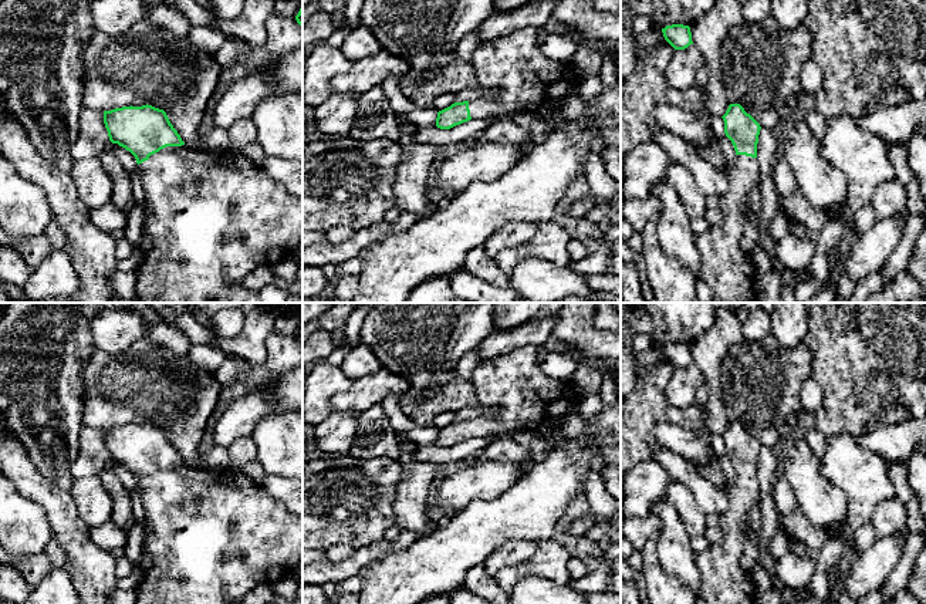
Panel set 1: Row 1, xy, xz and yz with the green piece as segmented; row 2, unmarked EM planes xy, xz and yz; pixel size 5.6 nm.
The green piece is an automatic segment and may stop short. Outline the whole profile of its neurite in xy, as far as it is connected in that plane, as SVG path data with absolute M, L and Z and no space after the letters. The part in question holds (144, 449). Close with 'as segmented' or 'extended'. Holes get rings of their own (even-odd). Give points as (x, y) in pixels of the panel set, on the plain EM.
M148 422L142 425L131 424L104 429L104 442L109 459L125 466L135 475L145 509L146 526L142 546L146 556L151 559L151 564L146 567L139 566L142 580L135 590L136 604L237 604L237 601L257 584L273 584L285 576L294 574L295 567L303 560L303 516L288 512L285 506L273 497L261 485L257 485L237 469L227 468L224 470L206 470L186 465L170 442L166 431Z; extended

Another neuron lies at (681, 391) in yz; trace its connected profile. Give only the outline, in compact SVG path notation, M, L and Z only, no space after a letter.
M690 362L685 368L673 370L663 392L673 406L685 409L694 404L696 392L703 382L704 375L694 362Z

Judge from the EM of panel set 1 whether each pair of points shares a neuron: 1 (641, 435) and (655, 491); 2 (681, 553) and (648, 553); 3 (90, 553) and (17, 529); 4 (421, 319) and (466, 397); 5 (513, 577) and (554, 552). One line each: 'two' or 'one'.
1: two
2: two
3: two
4: one
5: one

